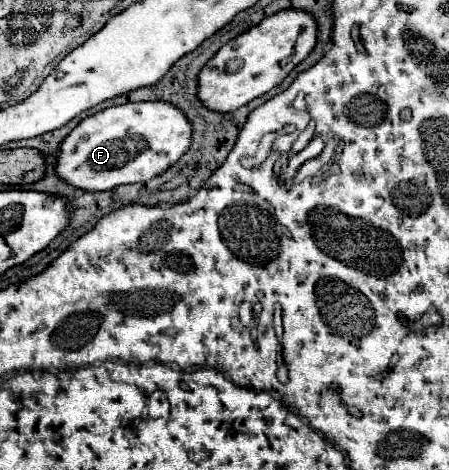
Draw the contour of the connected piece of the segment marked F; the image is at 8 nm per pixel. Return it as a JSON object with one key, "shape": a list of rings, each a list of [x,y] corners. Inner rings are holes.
{"shape":[[[127,102],[87,116],[61,144],[57,174],[83,190],[111,190],[121,184],[149,182],[171,168],[189,148],[193,128],[181,108],[171,102]]]}

